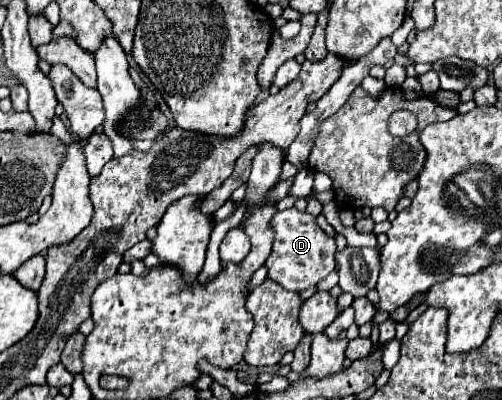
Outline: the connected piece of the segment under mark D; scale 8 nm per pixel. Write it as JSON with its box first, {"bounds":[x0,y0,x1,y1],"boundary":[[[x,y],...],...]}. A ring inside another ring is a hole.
{"bounds":[265,207,335,291],"boundary":[[[291,207],[281,213],[275,213],[271,225],[275,229],[275,237],[273,251],[265,261],[267,279],[279,283],[289,291],[303,291],[307,287],[315,287],[325,275],[329,275],[335,269],[335,239],[327,237],[319,229],[313,215]]]}

